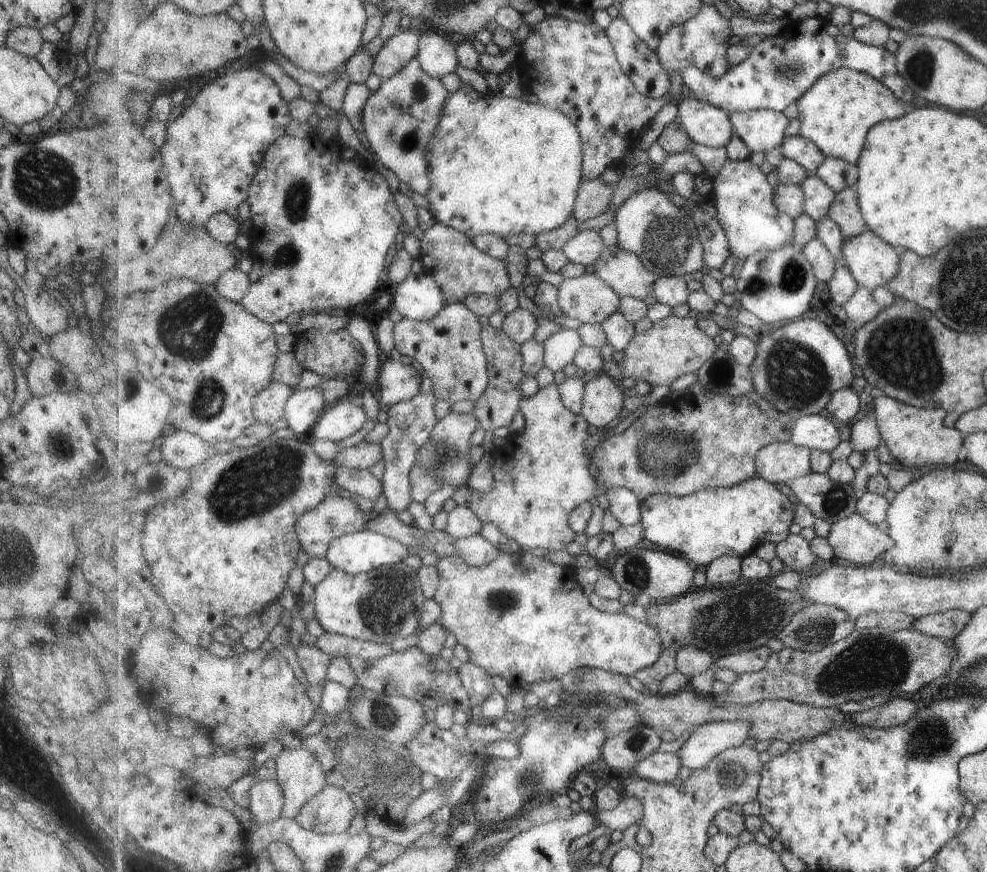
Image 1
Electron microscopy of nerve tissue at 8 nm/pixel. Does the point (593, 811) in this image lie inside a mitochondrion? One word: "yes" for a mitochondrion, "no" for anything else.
no

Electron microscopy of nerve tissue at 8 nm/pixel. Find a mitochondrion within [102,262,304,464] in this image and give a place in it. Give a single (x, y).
(188, 329)

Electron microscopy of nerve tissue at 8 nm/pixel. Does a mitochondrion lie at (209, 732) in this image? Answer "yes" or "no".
no

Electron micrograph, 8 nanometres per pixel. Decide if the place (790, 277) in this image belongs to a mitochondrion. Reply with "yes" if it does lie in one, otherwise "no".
yes

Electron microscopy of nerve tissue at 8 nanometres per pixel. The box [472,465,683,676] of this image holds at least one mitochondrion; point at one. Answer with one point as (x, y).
(501, 599)

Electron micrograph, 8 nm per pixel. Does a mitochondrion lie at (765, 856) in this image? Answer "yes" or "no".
no

